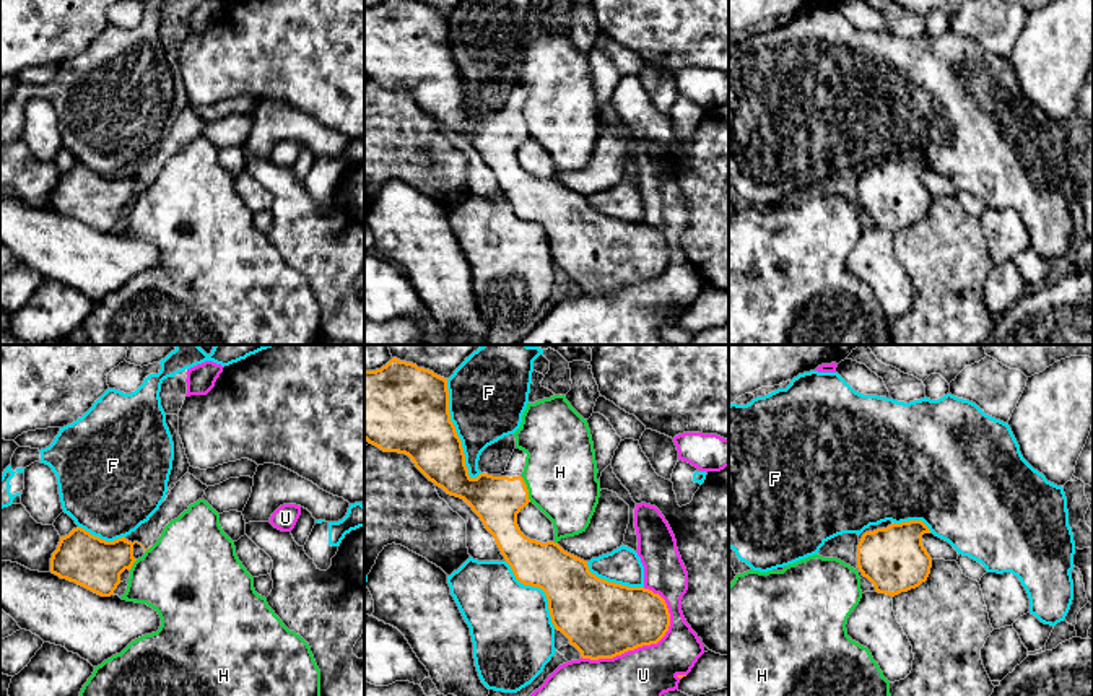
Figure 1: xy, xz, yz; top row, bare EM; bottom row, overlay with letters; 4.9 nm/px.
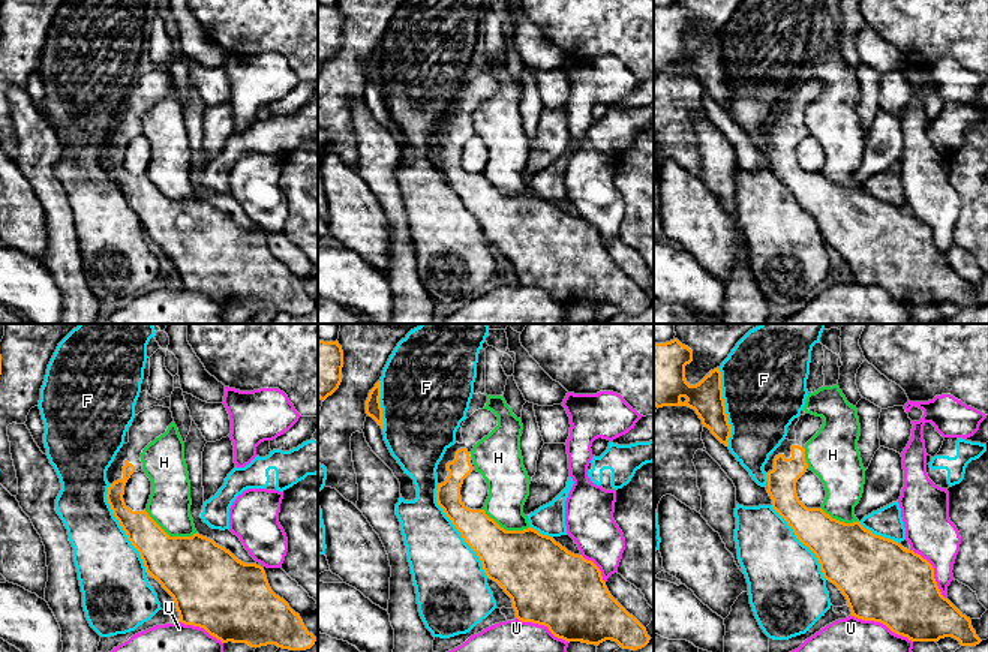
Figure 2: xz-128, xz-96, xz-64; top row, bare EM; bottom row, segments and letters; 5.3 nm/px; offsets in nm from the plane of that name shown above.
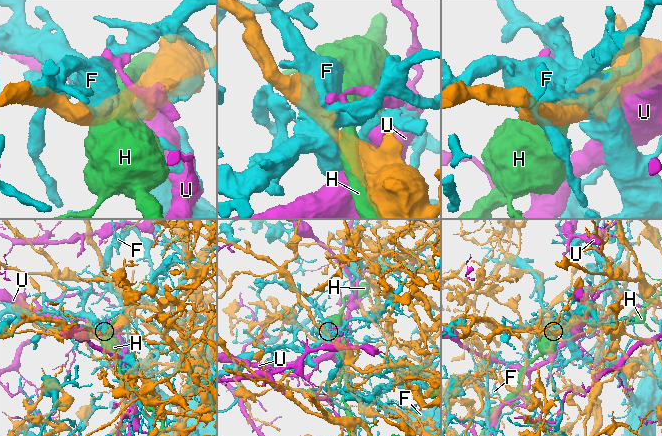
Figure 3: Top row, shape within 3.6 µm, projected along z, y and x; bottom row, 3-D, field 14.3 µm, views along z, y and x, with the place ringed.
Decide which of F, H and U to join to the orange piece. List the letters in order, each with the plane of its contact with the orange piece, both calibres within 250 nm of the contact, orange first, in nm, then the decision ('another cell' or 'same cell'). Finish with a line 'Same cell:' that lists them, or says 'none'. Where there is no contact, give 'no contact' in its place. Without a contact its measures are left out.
F: xz | 420/380 nm | another cell
H: xz | 240/360 nm | another cell
U: xz | 380/360 nm | another cell
Same cell: none

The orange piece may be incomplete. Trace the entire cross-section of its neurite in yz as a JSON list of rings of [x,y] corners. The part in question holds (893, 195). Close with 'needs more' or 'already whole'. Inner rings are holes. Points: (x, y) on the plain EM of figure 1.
[[[891,156],[870,161],[859,171],[857,203],[878,229],[898,231],[919,223],[927,216],[932,194],[922,181],[922,171],[930,169],[922,156],[895,159]]]; needs more

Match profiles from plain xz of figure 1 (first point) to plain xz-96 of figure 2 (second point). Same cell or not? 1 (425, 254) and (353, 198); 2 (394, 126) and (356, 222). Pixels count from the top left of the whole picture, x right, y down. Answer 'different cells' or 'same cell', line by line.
1: same cell
2: different cells

